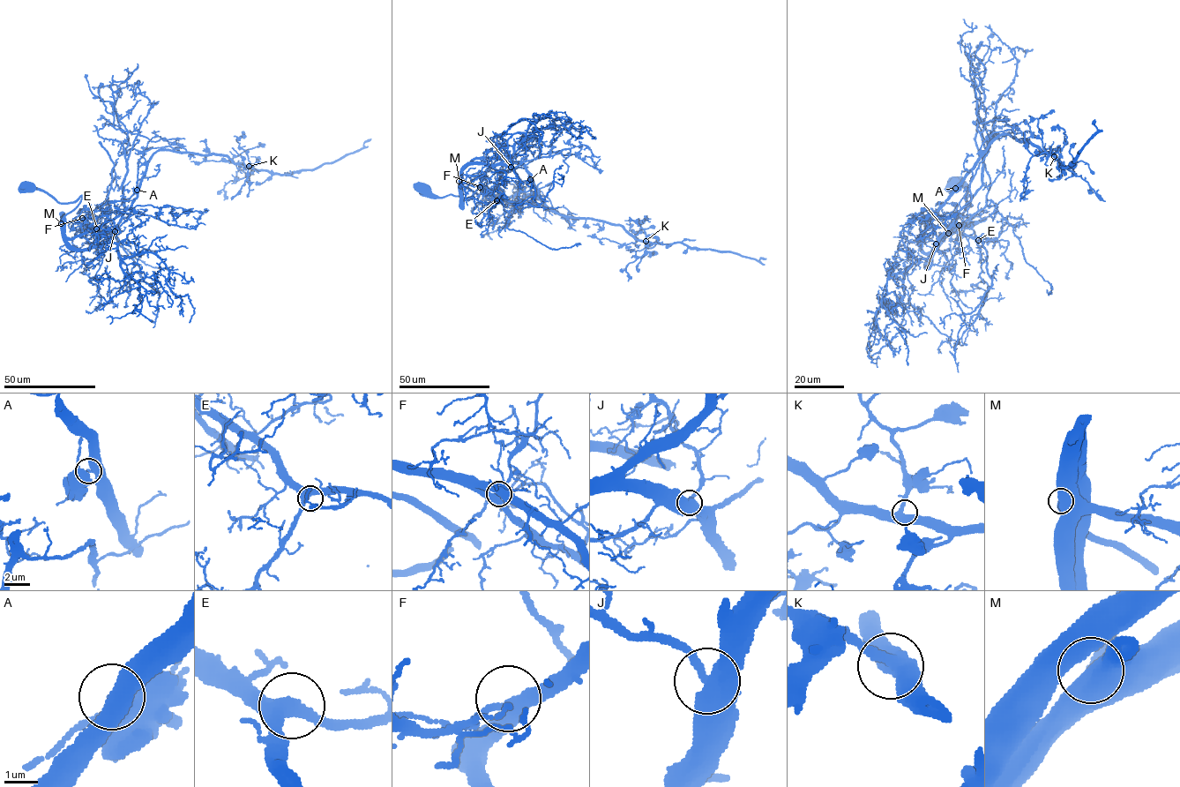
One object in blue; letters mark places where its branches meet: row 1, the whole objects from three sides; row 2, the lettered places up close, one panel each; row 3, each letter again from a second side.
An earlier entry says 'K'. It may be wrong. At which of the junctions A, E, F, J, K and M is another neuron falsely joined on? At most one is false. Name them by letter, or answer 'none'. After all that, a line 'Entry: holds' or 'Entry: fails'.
none
Entry: fails

